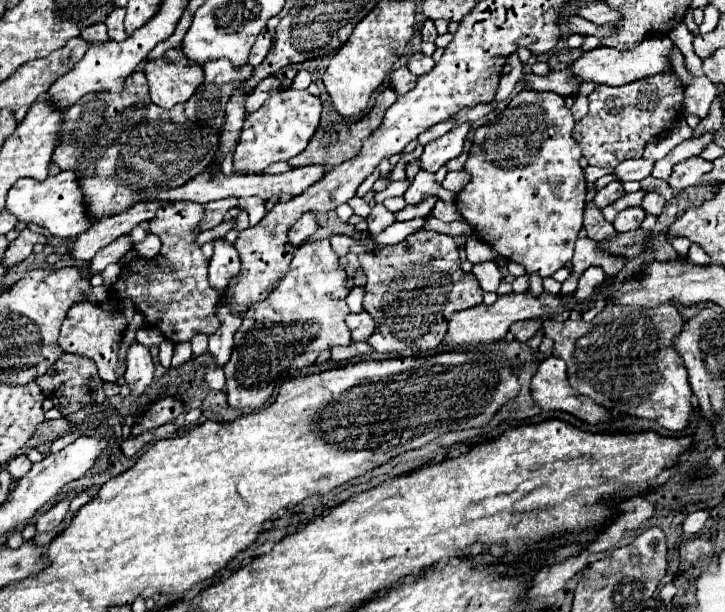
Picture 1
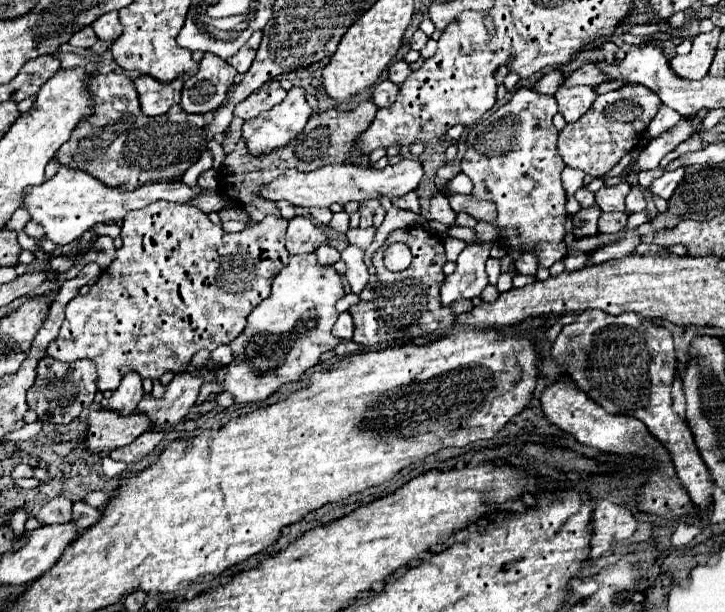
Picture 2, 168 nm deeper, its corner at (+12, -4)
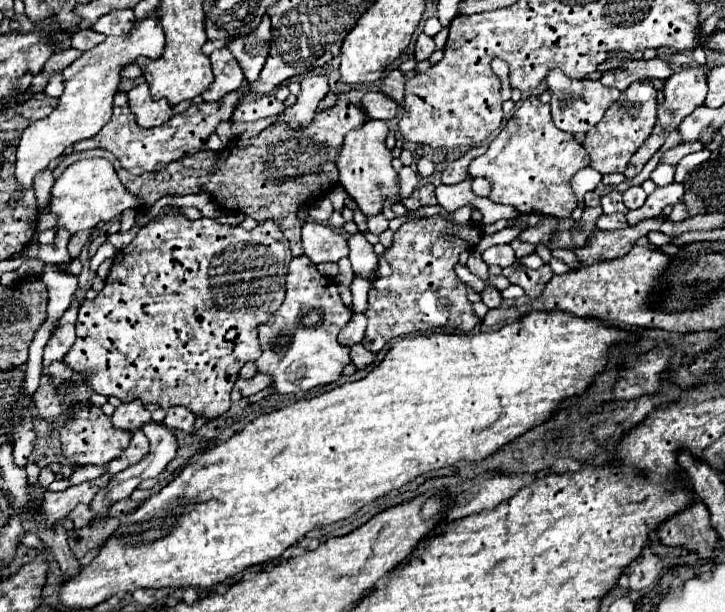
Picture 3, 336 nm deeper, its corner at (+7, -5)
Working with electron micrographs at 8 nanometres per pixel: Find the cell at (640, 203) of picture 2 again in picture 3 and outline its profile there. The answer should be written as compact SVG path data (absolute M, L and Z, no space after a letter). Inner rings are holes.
M631 186L629 190L623 192L623 204L629 208L629 210L637 210L643 206L647 194L643 192L641 186Z

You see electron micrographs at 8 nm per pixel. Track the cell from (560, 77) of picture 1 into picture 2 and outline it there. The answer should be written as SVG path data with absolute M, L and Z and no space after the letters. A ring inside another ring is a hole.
M584 65L582 69L574 71L572 75L566 77L566 81L562 83L562 87L574 87L574 85L600 85L606 83L608 77L604 77L604 73L600 73L600 69L596 69L596 65Z

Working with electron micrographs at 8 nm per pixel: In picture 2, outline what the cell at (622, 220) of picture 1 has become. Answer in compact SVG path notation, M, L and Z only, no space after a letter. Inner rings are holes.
M602 213L598 219L598 233L620 233L626 227L626 213Z

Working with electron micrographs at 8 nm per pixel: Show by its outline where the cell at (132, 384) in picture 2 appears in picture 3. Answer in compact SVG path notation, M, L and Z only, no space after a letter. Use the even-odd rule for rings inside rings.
M131 400L131 402L123 402L121 406L117 406L111 420L115 428L135 432L145 422L151 420L151 412L141 404L141 400Z

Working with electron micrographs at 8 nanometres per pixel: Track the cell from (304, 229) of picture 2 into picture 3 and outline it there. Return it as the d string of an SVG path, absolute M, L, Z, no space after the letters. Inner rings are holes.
M305 222L301 240L303 240L305 256L309 256L315 264L339 262L343 256L349 254L347 240L339 232L335 232L331 226Z

